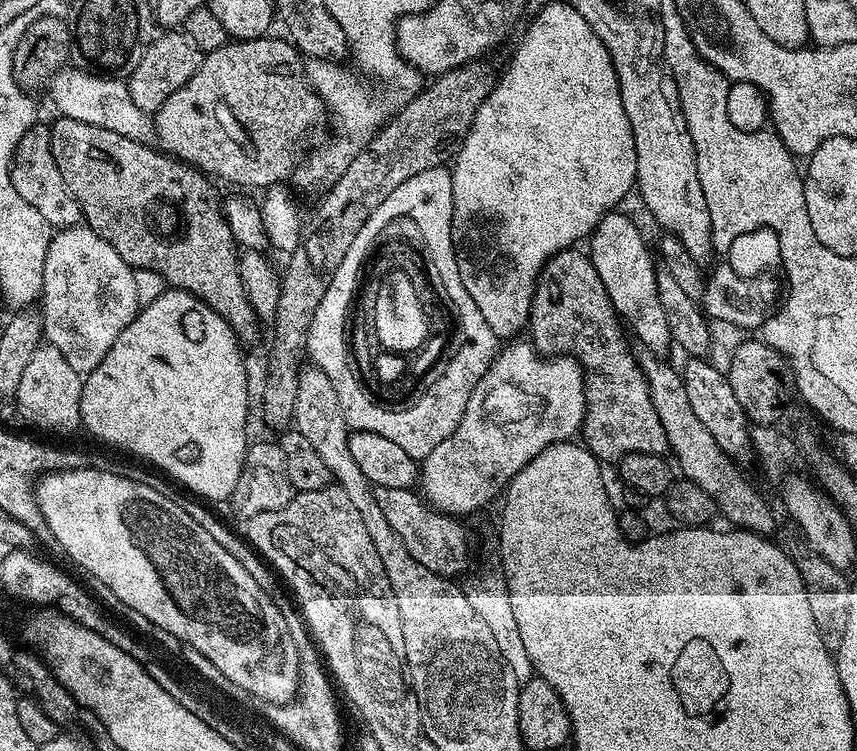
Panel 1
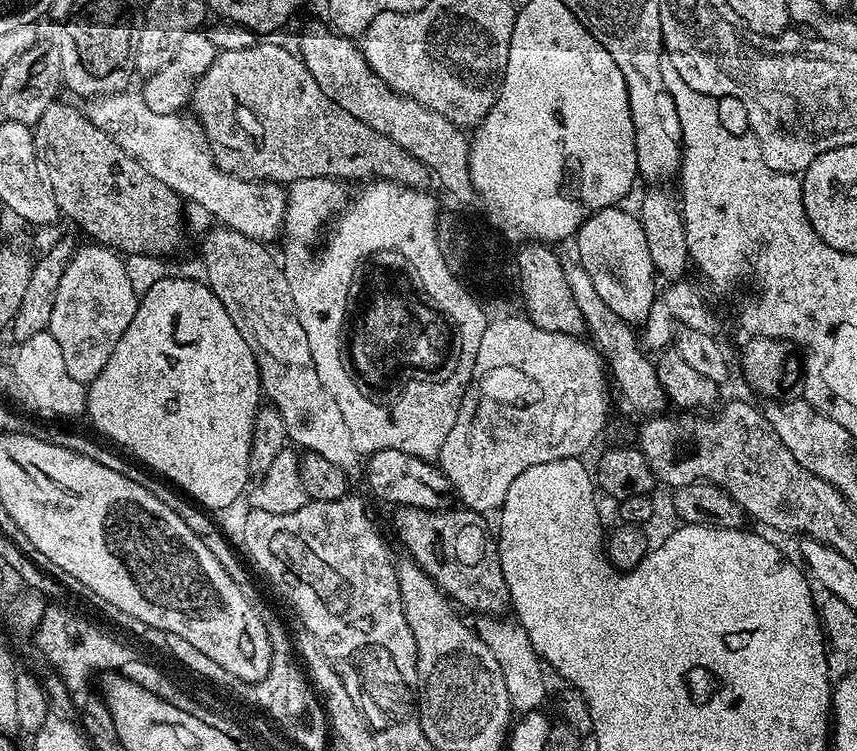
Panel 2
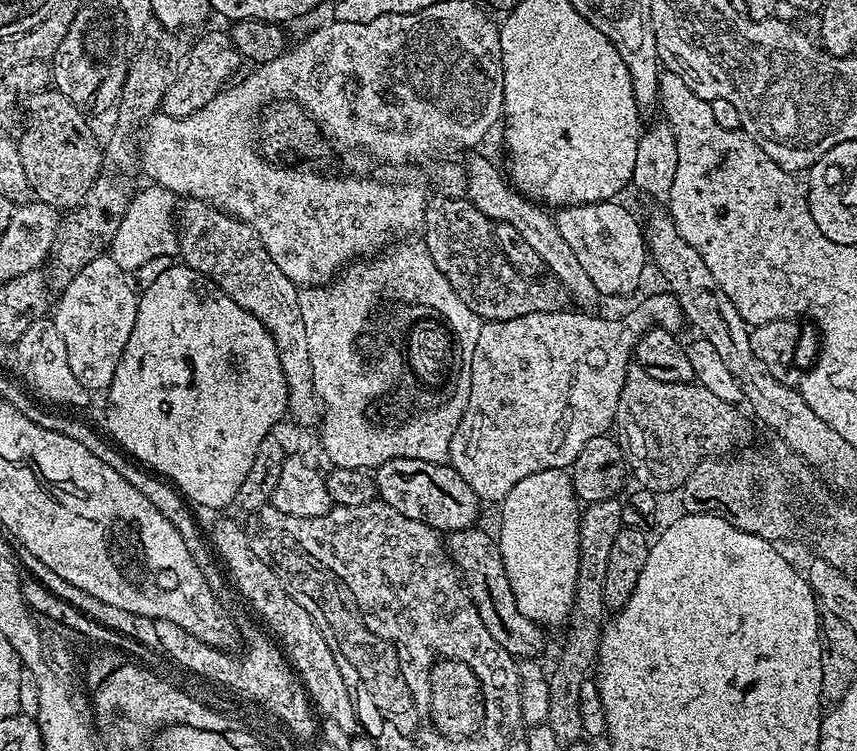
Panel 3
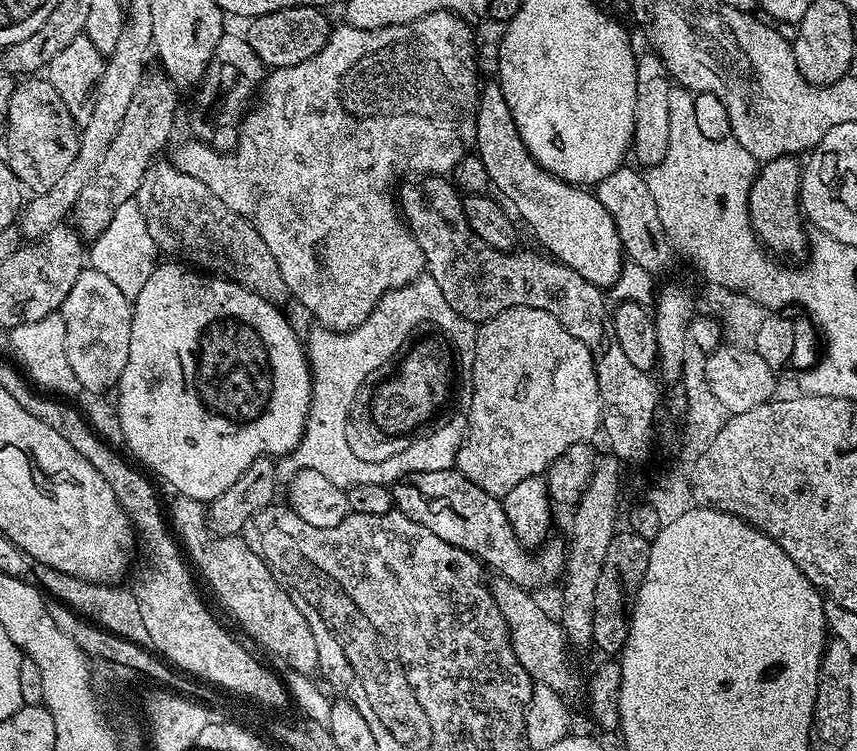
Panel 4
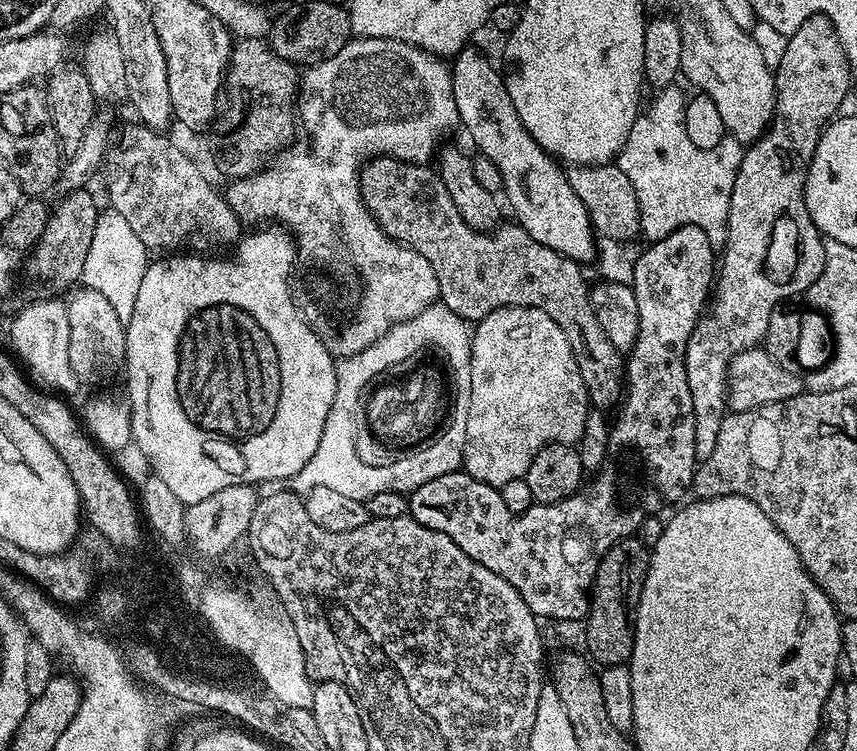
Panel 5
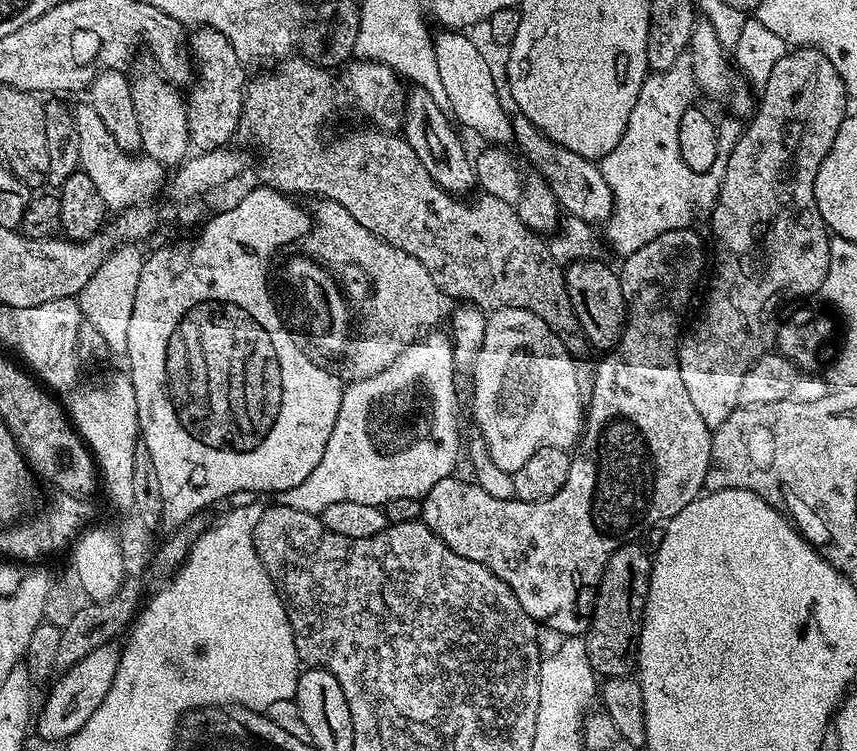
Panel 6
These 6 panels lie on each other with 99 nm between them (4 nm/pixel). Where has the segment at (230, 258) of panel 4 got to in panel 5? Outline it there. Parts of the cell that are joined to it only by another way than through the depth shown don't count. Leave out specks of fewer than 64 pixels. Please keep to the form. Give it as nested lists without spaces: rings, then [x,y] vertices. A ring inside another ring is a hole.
[[[136,126],[133,132],[128,132],[120,140],[120,145],[113,147],[109,151],[106,157],[106,172],[108,168],[108,201],[107,203],[116,211],[120,212],[127,222],[130,224],[134,234],[138,236],[145,244],[146,248],[149,250],[155,250],[155,248],[168,248],[164,250],[187,250],[192,254],[212,254],[215,248],[224,248],[229,244],[229,246],[235,245],[239,241],[242,235],[242,222],[234,214],[234,210],[228,205],[227,199],[223,195],[220,196],[218,193],[212,189],[212,184],[210,181],[204,177],[204,172],[171,140],[170,137],[164,136],[163,131],[153,130],[143,126]]]

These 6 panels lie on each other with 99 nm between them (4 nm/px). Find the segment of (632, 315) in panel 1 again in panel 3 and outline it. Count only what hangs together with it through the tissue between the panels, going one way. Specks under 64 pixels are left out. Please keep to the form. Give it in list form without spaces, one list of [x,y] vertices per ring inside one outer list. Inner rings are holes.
[[[604,200],[600,204],[572,204],[559,209],[554,219],[562,238],[566,238],[578,263],[594,281],[601,297],[624,296],[640,284],[644,276],[644,260],[649,259],[641,221],[620,202]]]

